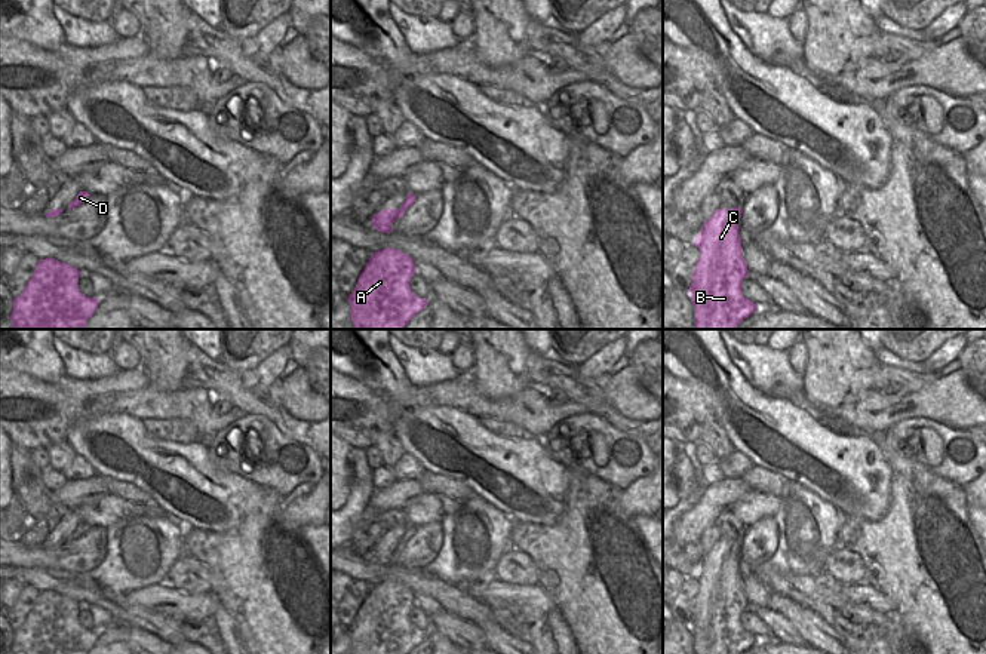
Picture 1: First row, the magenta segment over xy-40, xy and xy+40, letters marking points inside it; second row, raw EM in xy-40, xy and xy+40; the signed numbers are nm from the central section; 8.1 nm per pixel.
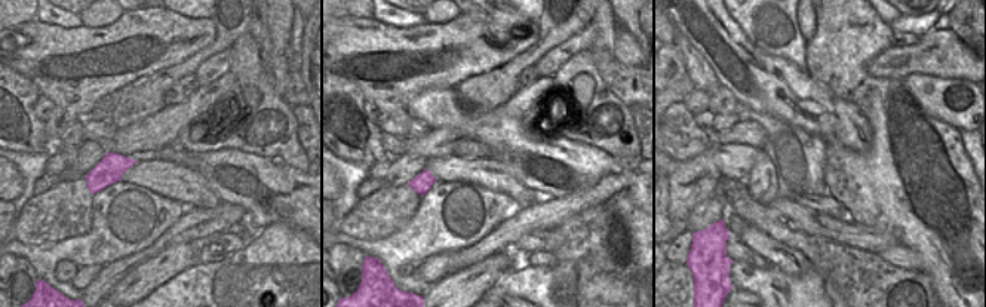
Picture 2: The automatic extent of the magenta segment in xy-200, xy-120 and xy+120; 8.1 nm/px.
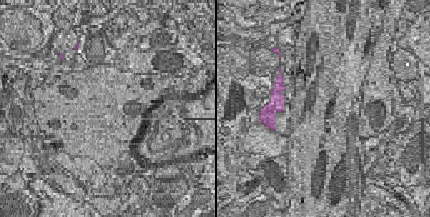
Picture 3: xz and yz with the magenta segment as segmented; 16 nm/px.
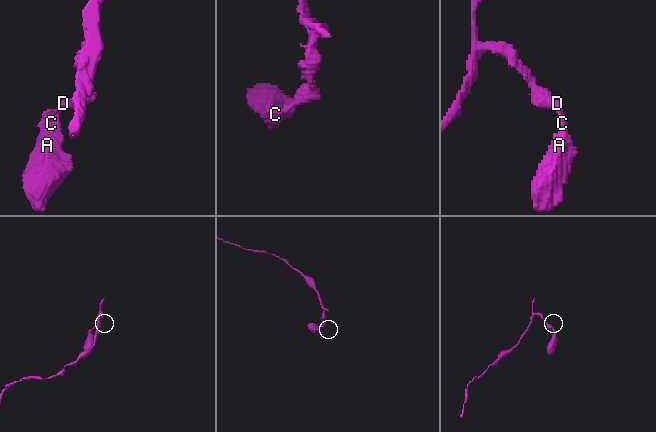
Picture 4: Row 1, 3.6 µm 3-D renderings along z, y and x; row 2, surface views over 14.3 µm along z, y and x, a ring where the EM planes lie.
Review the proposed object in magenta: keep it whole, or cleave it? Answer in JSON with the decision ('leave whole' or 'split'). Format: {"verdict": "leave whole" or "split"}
{"verdict": "leave whole"}

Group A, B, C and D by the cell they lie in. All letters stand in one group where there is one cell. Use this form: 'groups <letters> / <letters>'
groups A B C D

